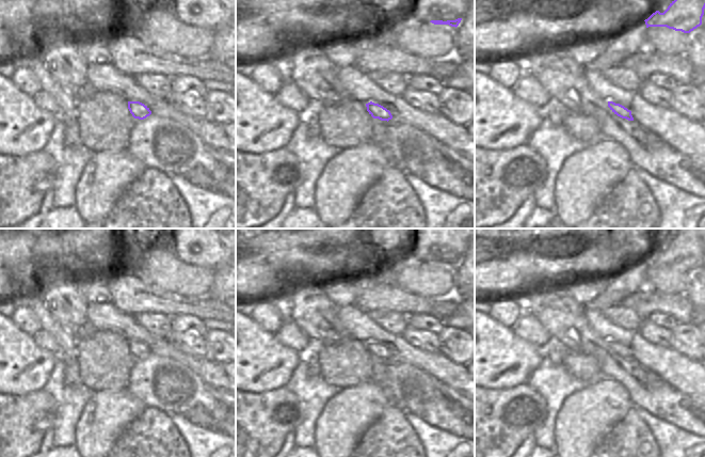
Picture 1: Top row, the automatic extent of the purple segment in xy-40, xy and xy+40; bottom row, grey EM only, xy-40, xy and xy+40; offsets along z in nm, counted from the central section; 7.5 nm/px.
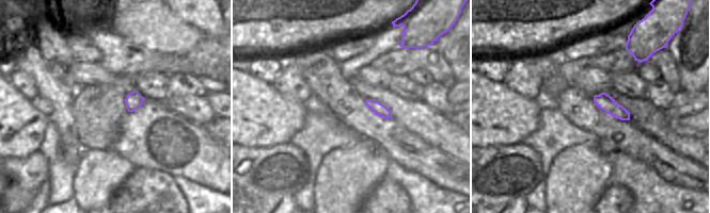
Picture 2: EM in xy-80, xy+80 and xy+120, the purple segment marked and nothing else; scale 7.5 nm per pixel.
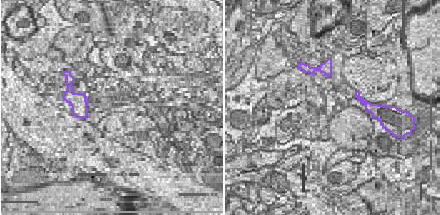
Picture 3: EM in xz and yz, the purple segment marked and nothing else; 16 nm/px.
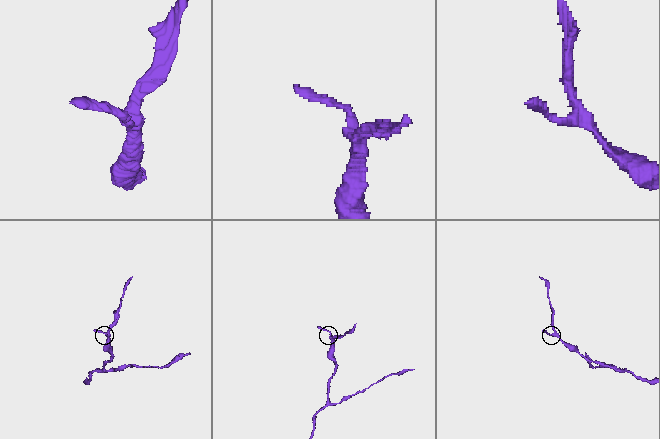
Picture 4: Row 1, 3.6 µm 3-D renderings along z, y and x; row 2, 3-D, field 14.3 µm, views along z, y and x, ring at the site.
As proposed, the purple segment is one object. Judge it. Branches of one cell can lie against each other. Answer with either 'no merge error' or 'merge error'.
no merge error

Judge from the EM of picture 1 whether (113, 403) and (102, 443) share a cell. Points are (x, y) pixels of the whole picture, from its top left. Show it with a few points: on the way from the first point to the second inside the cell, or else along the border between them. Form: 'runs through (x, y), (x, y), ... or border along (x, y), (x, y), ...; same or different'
runs through (109, 412), (102, 421), (102, 434); same

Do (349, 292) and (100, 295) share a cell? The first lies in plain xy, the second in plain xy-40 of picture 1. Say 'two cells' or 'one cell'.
one cell

